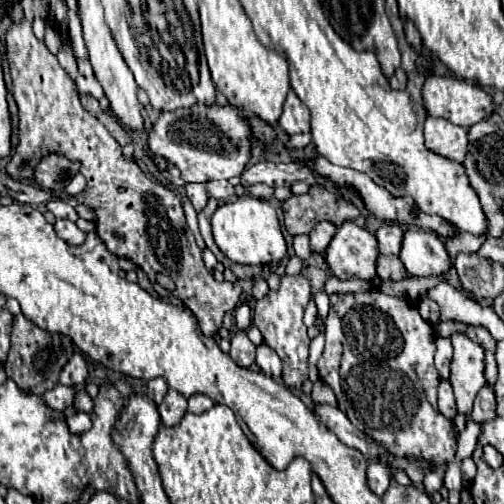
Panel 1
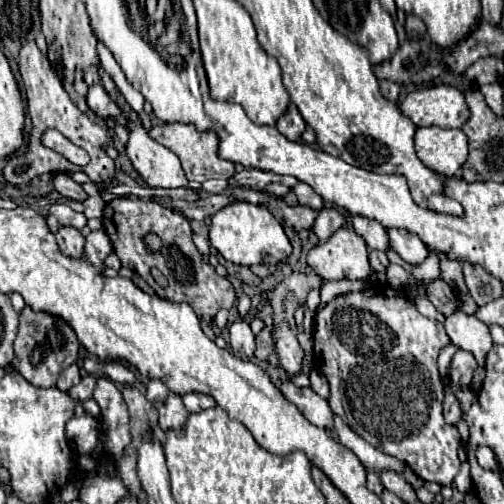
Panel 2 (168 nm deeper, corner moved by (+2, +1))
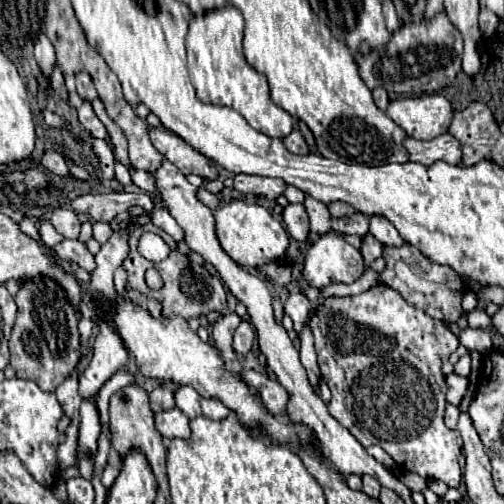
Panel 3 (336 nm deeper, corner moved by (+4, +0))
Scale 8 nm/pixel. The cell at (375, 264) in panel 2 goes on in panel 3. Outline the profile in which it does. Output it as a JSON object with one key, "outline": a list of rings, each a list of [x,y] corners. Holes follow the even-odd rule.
{"outline":[[[365,235],[363,237],[363,247],[361,247],[361,253],[363,253],[363,259],[365,263],[373,263],[377,257],[383,255],[383,245],[373,237],[373,235]]]}

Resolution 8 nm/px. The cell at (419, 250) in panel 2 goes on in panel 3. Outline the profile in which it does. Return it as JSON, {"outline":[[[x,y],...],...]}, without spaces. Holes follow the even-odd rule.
{"outline":[[[371,217],[371,227],[369,233],[381,241],[385,247],[401,247],[401,243],[405,243],[405,239],[401,239],[399,231],[383,217]]]}

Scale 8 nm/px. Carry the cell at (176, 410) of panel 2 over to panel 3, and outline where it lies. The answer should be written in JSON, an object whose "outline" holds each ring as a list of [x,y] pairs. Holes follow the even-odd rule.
{"outline":[[[177,407],[157,413],[155,427],[163,437],[169,437],[169,439],[173,439],[173,437],[187,439],[189,437],[189,417]]]}

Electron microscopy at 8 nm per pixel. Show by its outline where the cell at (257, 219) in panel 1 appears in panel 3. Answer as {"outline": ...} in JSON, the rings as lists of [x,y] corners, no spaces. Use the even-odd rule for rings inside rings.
{"outline":[[[235,199],[229,203],[223,203],[219,209],[213,211],[215,223],[217,223],[217,239],[223,247],[223,251],[239,265],[255,269],[259,265],[283,259],[289,249],[289,235],[281,227],[279,221],[271,217],[271,213],[257,205],[255,201],[247,199]]]}

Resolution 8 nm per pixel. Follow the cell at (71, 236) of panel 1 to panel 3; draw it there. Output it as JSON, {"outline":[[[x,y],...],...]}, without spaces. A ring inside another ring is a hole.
{"outline":[[[63,239],[59,245],[53,247],[53,251],[63,259],[63,261],[73,261],[81,269],[93,271],[95,269],[95,259],[89,253],[89,249],[79,241],[79,239]]]}

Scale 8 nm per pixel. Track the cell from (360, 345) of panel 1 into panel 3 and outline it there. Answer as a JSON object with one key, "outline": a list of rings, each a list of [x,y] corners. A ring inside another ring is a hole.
{"outline":[[[377,285],[369,291],[351,297],[329,297],[313,317],[313,333],[319,327],[323,335],[323,351],[329,359],[319,359],[321,375],[327,381],[333,397],[329,413],[357,439],[363,447],[379,445],[403,471],[413,471],[425,479],[441,479],[449,487],[459,487],[459,447],[463,445],[461,435],[455,429],[447,429],[443,423],[445,411],[445,375],[441,373],[443,357],[449,357],[457,347],[457,337],[443,327],[441,321],[417,311],[401,299],[397,291],[387,285]]]}

